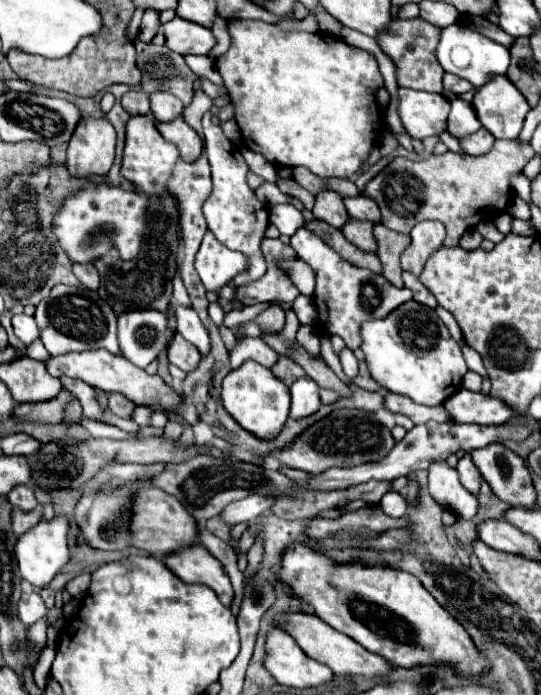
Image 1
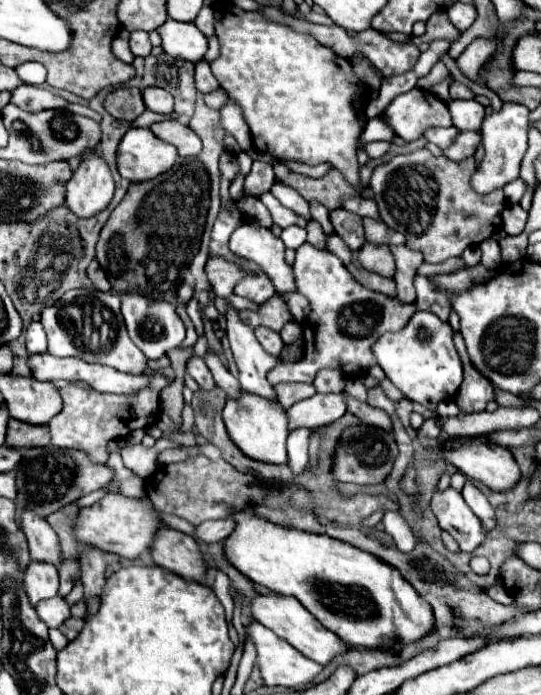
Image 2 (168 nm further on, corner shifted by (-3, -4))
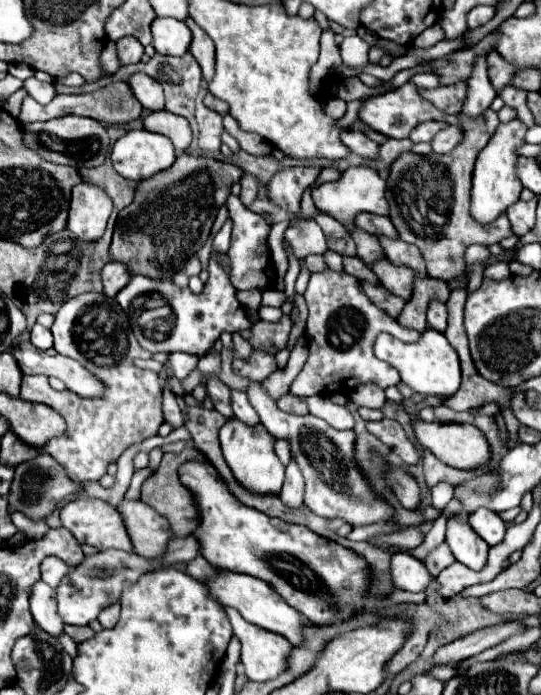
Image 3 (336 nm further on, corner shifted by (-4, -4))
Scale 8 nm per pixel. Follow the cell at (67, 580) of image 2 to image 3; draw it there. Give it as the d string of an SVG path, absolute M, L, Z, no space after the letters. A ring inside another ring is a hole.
M79 496L77 500L67 502L61 508L61 524L79 540L85 542L97 550L109 550L109 548L117 548L117 550L125 550L125 552L133 552L133 546L129 542L129 534L123 526L123 518L117 512L115 506L103 502L103 500L95 500L89 496Z

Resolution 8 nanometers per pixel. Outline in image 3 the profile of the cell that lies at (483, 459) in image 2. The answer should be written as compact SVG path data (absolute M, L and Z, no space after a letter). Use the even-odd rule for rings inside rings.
M421 418L411 422L415 438L423 448L431 450L441 462L459 468L459 470L477 470L489 460L489 444L479 428L473 424L437 424L437 422L423 422Z

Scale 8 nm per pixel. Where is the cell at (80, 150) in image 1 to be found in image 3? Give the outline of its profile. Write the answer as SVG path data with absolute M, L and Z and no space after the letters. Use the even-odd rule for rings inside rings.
M81 182L73 188L67 228L85 242L95 242L105 234L105 226L111 214L109 196L93 184Z

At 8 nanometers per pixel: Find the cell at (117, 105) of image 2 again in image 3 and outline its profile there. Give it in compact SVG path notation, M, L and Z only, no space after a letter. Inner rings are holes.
M111 82L109 86L99 88L99 90L95 90L95 92L89 92L89 94L73 94L73 96L57 94L57 98L53 98L53 102L45 104L45 106L27 96L27 98L23 100L23 106L21 106L19 122L21 122L21 124L47 122L47 120L61 118L61 116L67 116L67 114L87 116L87 118L93 118L93 120L99 120L99 122L105 122L105 124L127 124L127 122L139 118L139 114L141 114L141 104L139 104L137 98L133 96L133 92L131 92L131 88L129 88L127 82Z

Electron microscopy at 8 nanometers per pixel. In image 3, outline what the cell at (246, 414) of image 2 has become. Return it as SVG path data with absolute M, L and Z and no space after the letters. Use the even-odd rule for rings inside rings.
M231 418L225 422L225 426L219 430L219 442L225 456L227 466L231 468L235 480L257 496L279 496L285 476L285 466L279 462L273 444L275 440L269 438L269 432L261 426L261 430L249 430L249 426L241 426L237 418Z

